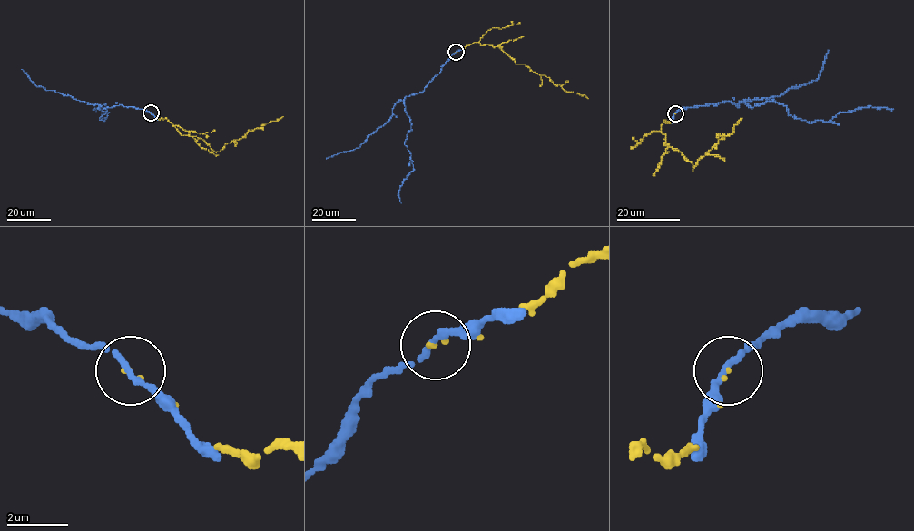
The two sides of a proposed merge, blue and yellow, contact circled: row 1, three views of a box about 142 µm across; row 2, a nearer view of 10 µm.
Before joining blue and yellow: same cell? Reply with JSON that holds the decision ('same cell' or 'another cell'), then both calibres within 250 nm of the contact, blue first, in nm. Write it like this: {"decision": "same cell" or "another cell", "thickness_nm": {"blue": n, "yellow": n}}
{"decision": "same cell", "thickness_nm": {"blue": 200, "yellow": 110}}

